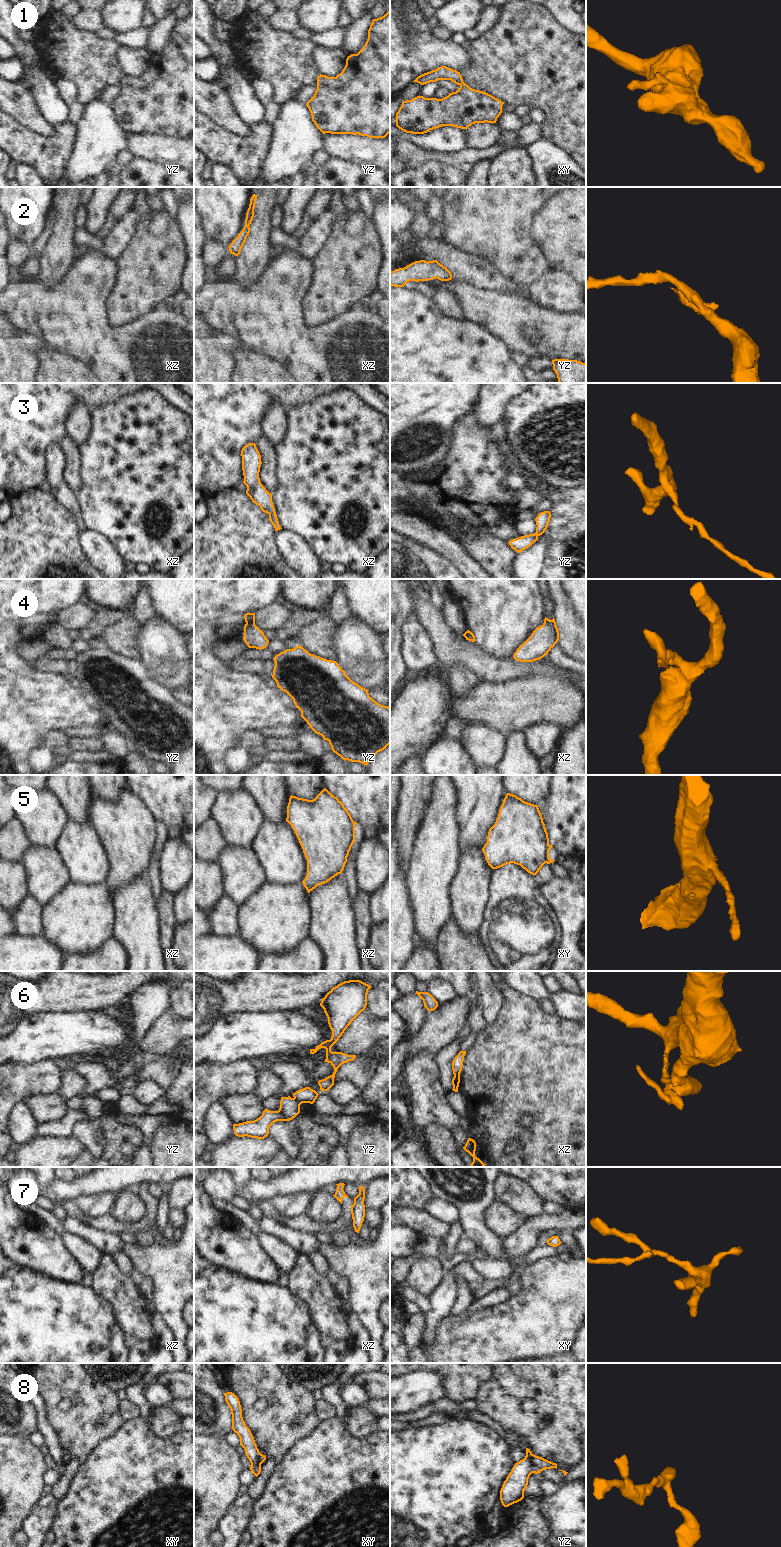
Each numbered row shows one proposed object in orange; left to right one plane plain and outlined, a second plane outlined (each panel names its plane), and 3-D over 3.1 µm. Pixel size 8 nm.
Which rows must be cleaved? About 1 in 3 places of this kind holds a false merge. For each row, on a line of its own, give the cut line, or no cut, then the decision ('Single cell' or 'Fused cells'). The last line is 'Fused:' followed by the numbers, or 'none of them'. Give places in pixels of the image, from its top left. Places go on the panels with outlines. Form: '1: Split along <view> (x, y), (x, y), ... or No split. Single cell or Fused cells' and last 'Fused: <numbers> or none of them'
1: No split. Single cell
2: No split. Single cell
3: No split. Single cell
4: Split along yz (254, 622), (246, 624). Fused cells
5: Split along xy (548, 844), (545, 862). Fused cells
6: Split along yz (293, 1098), (301, 1103). Fused cells
7: Split along xz (353, 1205), (352, 1214). Fused cells
8: Split along yz (531, 1453), (531, 1462), (541, 1470). Fused cells
Fused: 4, 5, 6, 7, 8

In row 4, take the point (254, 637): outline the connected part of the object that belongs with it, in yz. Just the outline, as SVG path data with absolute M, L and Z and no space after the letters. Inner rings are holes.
M255 623L245 624L243 640L249 648L256 648L259 650L266 648L269 643L269 640Z

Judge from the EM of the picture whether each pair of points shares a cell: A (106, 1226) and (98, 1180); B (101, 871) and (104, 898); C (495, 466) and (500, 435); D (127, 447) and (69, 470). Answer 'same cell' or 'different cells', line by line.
A: different cells
B: different cells
C: different cells
D: different cells

